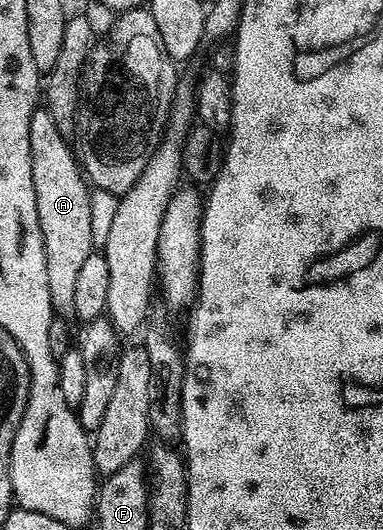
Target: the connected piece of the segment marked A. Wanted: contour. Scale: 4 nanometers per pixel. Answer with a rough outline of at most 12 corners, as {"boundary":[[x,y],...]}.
{"boundary":[[51,114],[30,117],[30,177],[52,310],[72,313],[94,253],[90,187]]}

